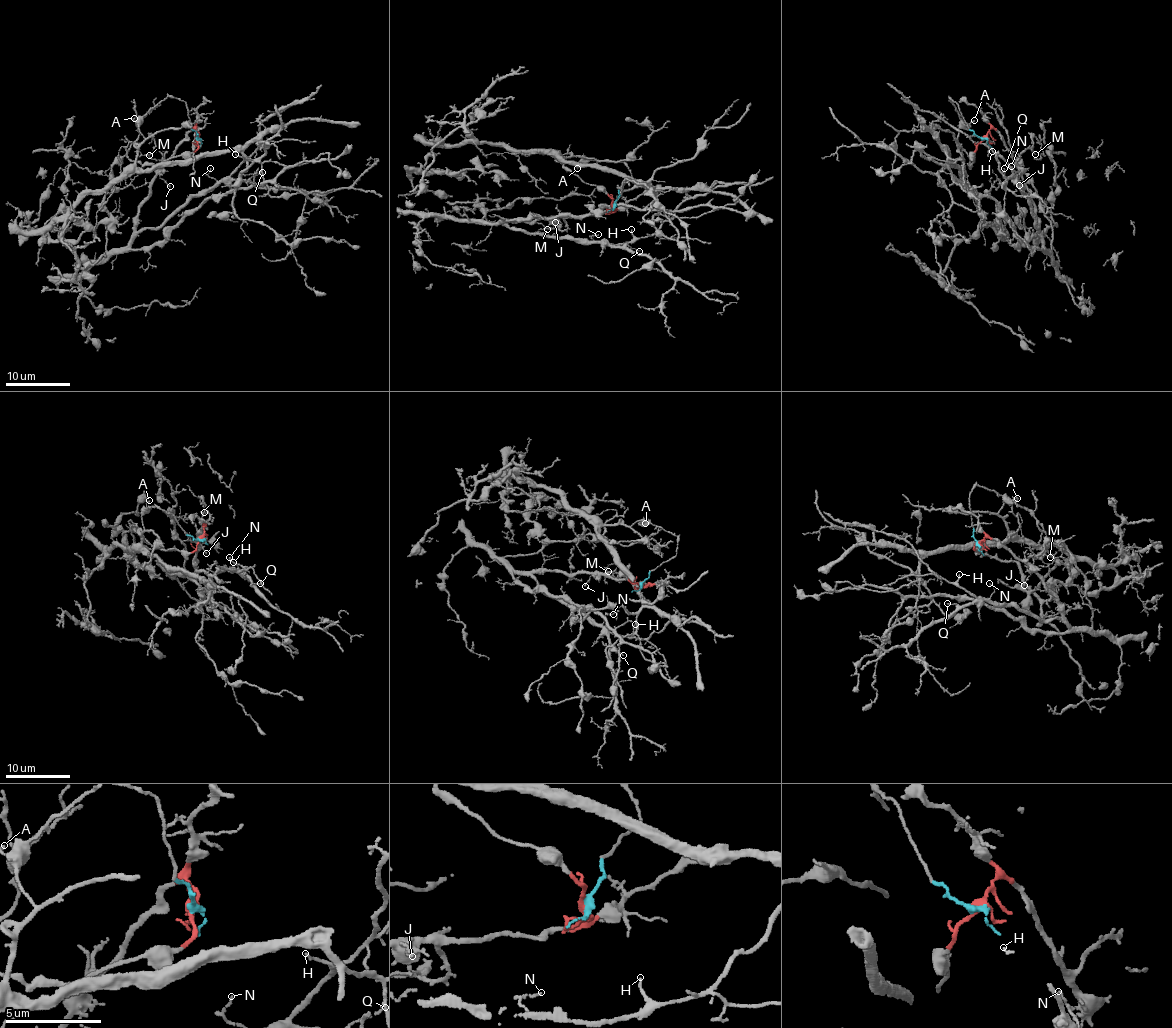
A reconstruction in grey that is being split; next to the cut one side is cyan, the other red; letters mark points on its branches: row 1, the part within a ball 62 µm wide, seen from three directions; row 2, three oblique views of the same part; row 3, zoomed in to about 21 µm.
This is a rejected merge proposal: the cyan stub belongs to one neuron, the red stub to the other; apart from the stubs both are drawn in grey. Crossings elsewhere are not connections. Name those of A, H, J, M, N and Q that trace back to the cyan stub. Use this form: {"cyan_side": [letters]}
{"cyan_side": ["A"]}

